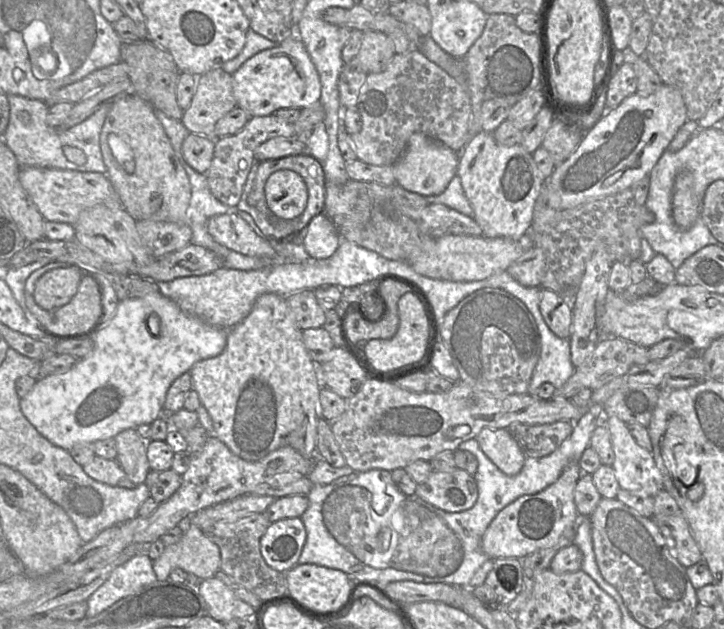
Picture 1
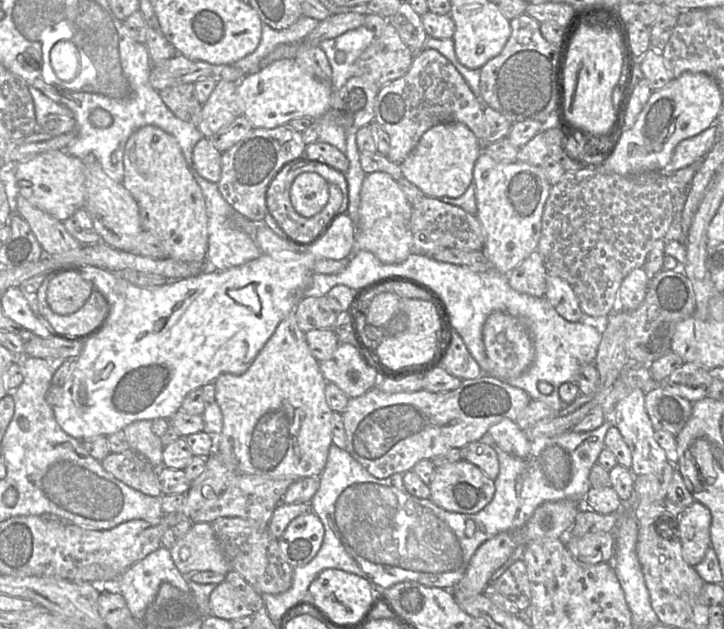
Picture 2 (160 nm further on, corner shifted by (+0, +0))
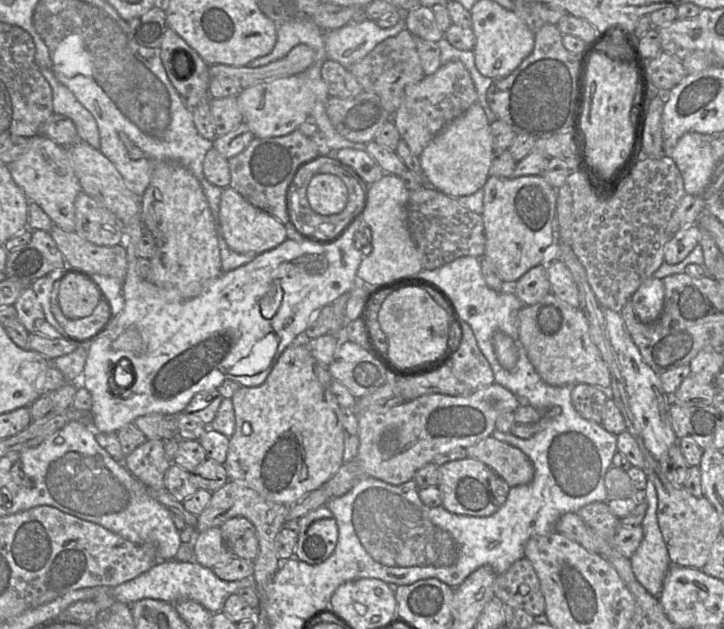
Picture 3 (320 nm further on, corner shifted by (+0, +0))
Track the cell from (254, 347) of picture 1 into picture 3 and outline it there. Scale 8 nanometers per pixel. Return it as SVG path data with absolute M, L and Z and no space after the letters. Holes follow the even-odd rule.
M298 340L283 351L263 384L240 386L231 397L236 430L229 438L223 464L229 479L255 490L270 501L290 507L334 476L344 464L345 430L341 407L331 392L332 380L327 367L310 354L305 342Z

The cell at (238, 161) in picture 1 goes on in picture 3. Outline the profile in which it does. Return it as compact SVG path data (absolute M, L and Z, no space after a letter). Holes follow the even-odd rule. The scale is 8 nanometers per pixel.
M299 129L278 137L255 137L250 144L239 154L228 159L231 180L229 187L236 190L244 199L253 206L271 214L283 224L290 222L287 209L287 190L299 167L312 161L320 155L316 144L311 137L304 135Z

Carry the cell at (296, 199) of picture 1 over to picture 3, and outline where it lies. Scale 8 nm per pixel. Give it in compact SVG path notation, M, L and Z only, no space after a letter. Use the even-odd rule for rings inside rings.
M318 173L308 184L307 200L311 208L318 214L338 214L348 203L349 188L338 175Z

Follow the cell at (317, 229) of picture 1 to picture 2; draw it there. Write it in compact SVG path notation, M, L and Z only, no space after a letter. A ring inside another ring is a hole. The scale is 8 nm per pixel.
M344 213L335 217L330 230L317 243L310 247L298 246L306 248L306 250L300 250L300 252L279 251L272 254L261 253L256 259L224 271L207 270L192 277L170 280L165 285L158 287L137 286L107 269L90 265L82 266L83 276L91 280L108 298L111 314L104 328L83 342L83 348L77 357L73 370L60 387L60 396L56 398L56 404L52 406L57 423L68 435L83 441L97 436L109 436L138 420L153 420L156 418L169 420L177 411L181 410L181 404L189 392L208 383L213 383L221 374L232 373L239 375L244 373L272 336L279 323L293 313L297 303L305 298L303 291L309 285L309 278L314 273L315 263L319 259L341 260L347 258L353 251L354 241L355 227L349 216Z

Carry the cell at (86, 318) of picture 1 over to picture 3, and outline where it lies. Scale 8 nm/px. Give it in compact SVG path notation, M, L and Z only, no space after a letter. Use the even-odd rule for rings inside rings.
M58 280L53 286L50 304L51 312L62 327L64 336L77 339L90 339L97 336L108 321L111 307L109 302L101 297L90 315L84 318L70 319L64 315L59 305L59 284Z

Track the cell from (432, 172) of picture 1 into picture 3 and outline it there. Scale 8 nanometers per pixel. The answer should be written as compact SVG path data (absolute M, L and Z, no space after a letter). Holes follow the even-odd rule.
M476 102L438 132L419 155L419 159L433 188L459 198L484 187L489 177L493 151L490 123L484 109Z

